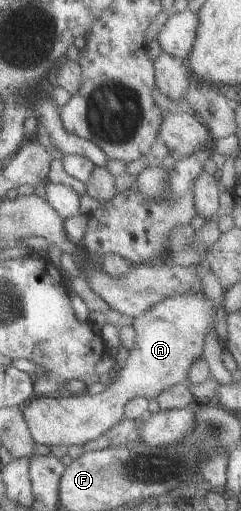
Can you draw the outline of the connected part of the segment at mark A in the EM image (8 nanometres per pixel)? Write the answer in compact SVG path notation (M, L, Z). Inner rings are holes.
M202 292L175 294L133 317L131 327L135 332L134 344L122 368L116 368L116 380L108 384L103 392L84 392L57 398L32 396L24 404L21 413L32 440L48 447L55 444L83 445L124 418L122 410L129 400L134 397L155 398L164 389L186 382L190 365L200 357L202 338L212 329L212 305Z

